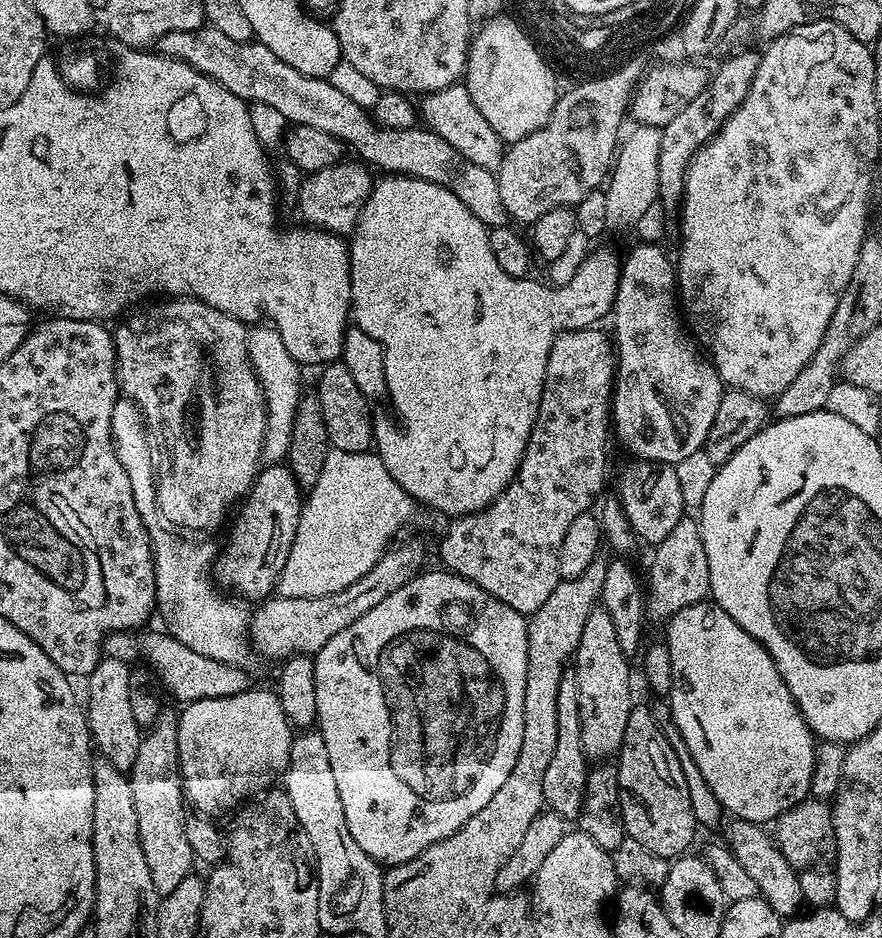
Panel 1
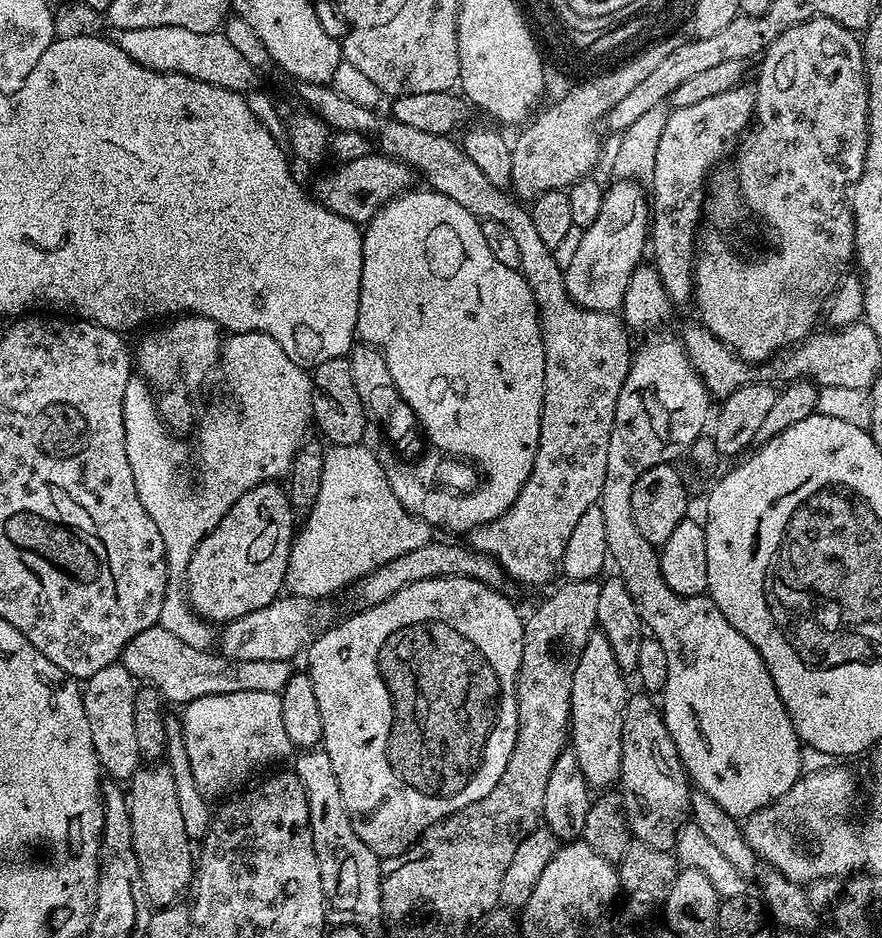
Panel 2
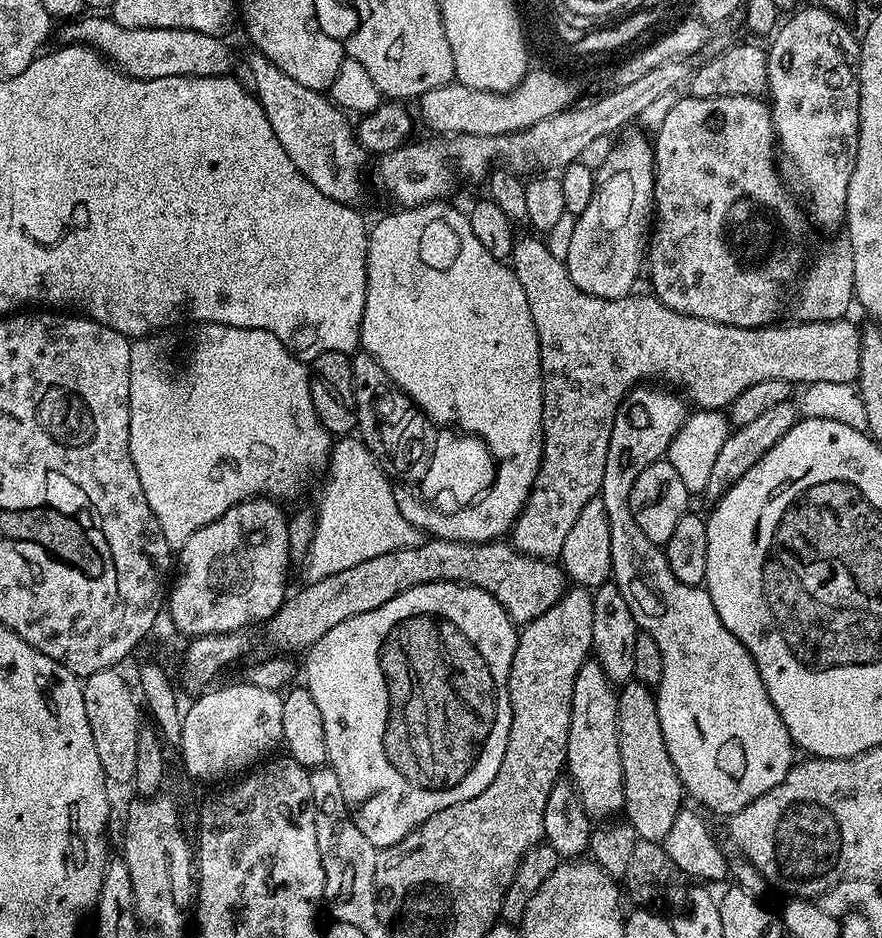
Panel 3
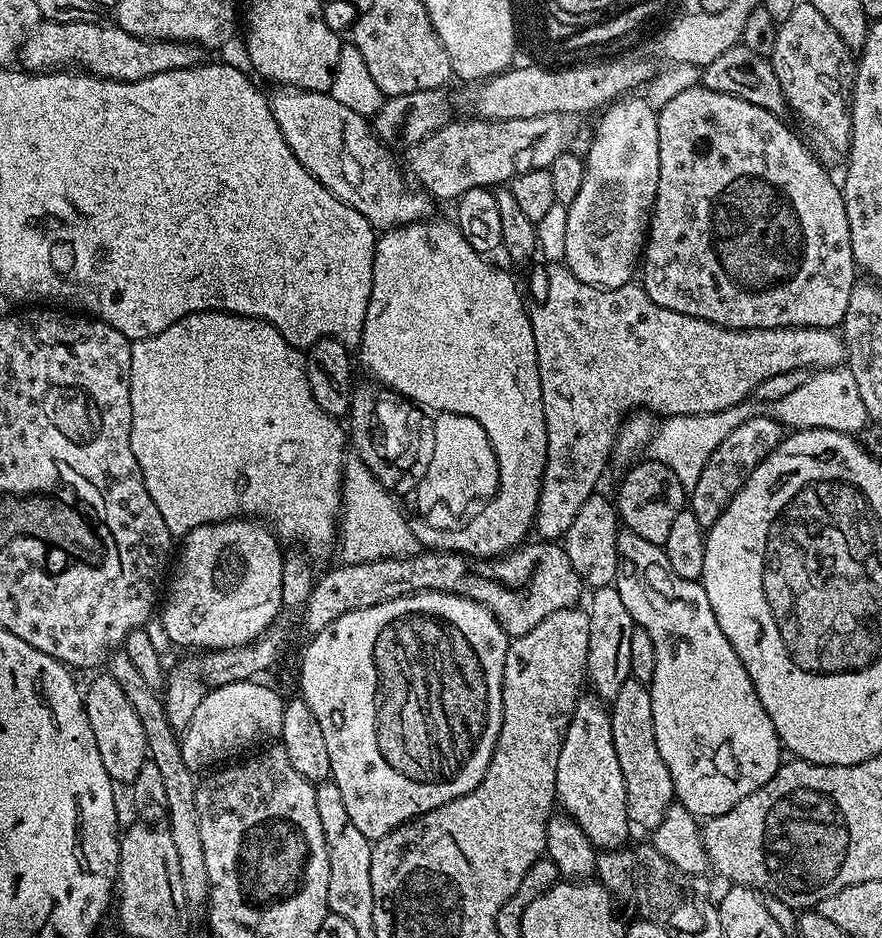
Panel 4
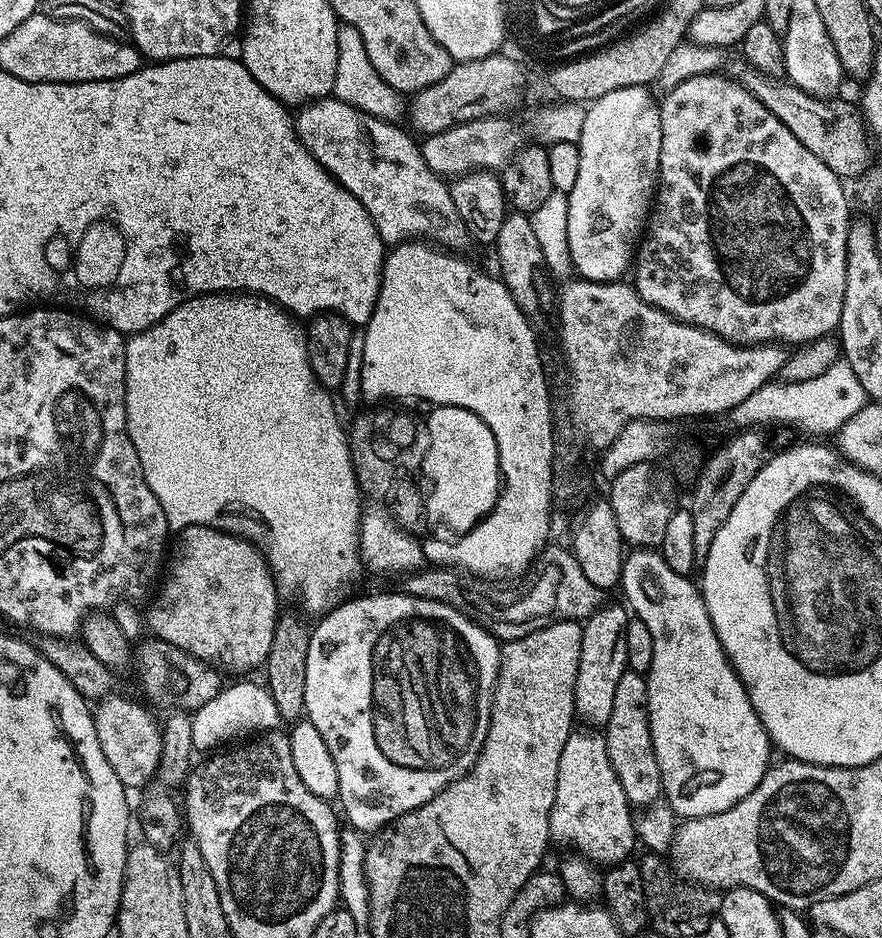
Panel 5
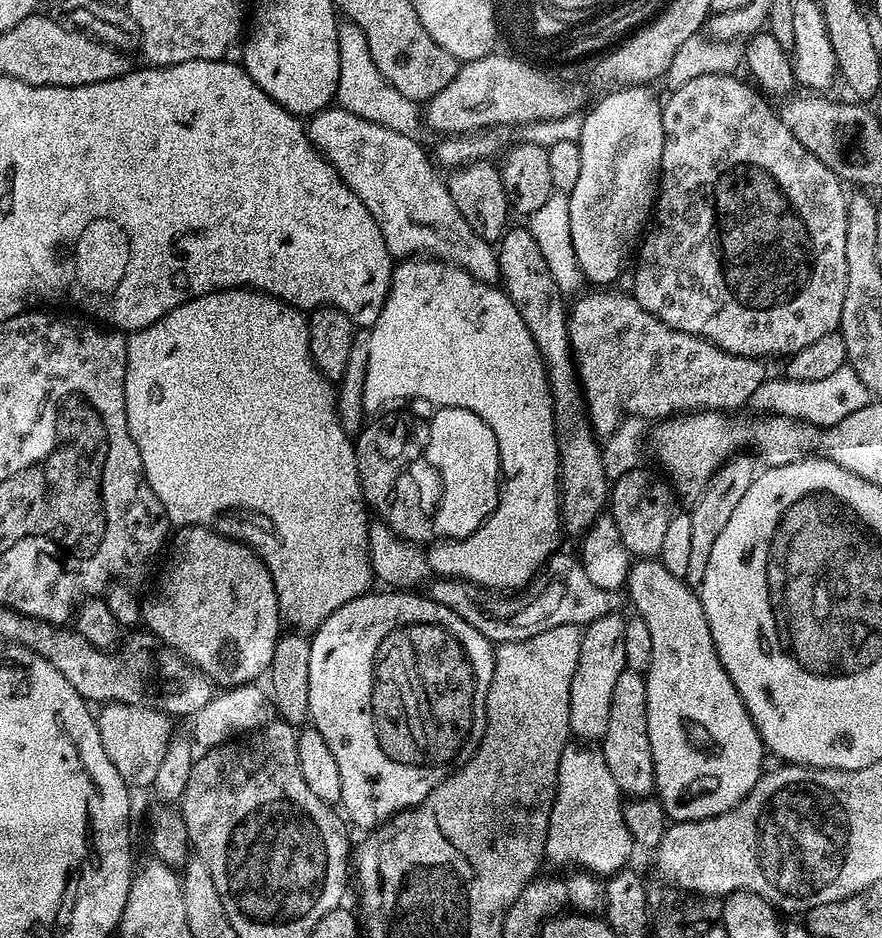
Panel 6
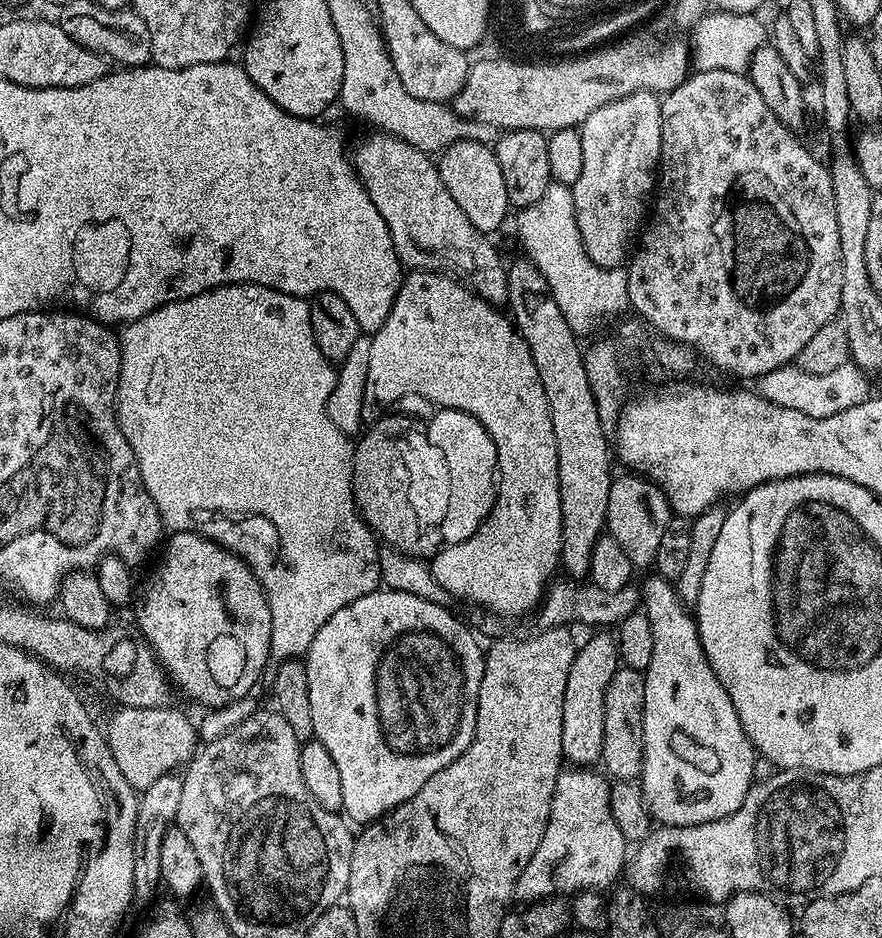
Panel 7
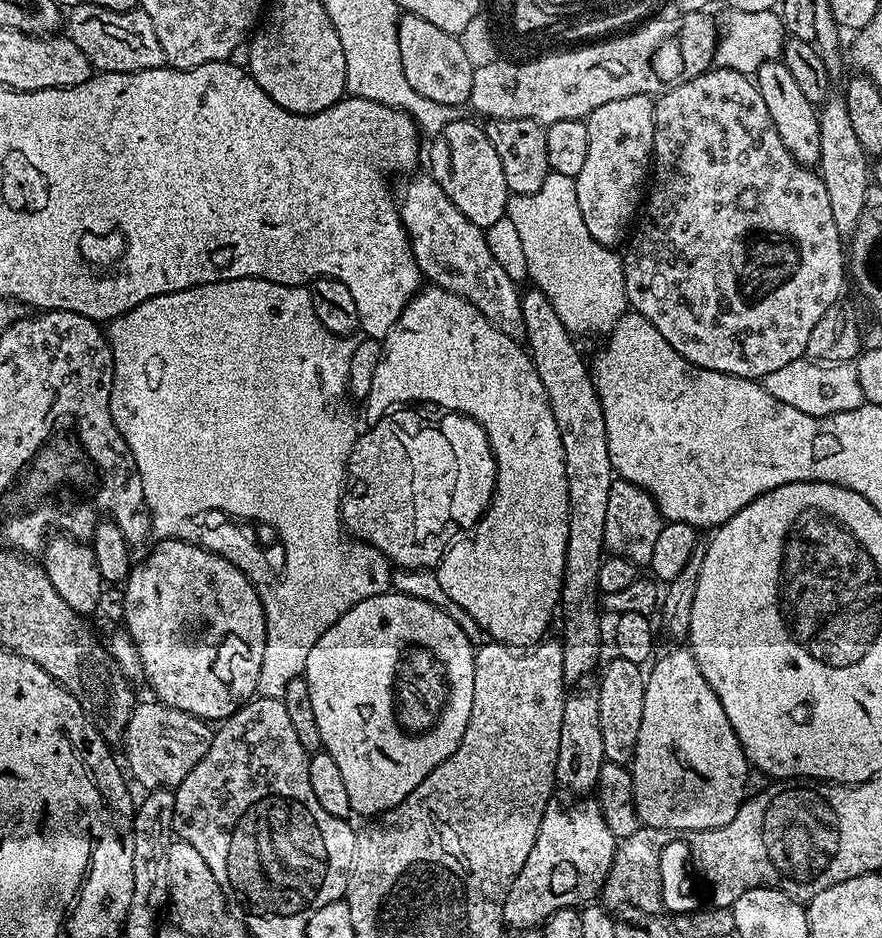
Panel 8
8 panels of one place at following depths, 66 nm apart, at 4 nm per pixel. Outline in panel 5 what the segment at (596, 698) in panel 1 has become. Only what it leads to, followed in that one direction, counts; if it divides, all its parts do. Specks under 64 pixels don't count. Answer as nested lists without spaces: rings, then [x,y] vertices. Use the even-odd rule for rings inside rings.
[[[580,726],[572,731],[570,738],[566,738],[566,746],[558,762],[558,790],[554,790],[554,806],[550,810],[550,836],[553,841],[561,840],[564,844],[573,840],[575,849],[581,855],[601,866],[627,860],[633,855],[632,851],[638,848],[634,809],[626,798],[626,790],[622,790],[622,782],[618,782],[618,774],[614,774],[614,766],[610,766],[603,731]]]

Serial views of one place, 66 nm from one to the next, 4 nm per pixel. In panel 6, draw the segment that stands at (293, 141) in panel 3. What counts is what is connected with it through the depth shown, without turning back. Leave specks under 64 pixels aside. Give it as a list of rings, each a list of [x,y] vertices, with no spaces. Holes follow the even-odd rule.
[[[329,106],[317,112],[307,121],[306,131],[312,139],[312,145],[324,155],[328,163],[336,167],[336,173],[343,178],[346,186],[358,194],[362,206],[370,210],[374,222],[378,222],[378,230],[382,230],[382,238],[386,238],[386,250],[393,258],[412,258],[423,254],[428,258],[456,264],[487,284],[499,281],[496,248],[489,241],[478,238],[474,230],[470,230],[466,218],[462,218],[458,206],[454,206],[454,198],[450,198],[445,177],[439,176],[441,173],[437,165],[430,159],[429,153],[428,156],[424,153],[420,140],[398,134],[398,130],[386,130],[386,126],[358,118],[358,114],[350,114],[350,110],[339,106]]]

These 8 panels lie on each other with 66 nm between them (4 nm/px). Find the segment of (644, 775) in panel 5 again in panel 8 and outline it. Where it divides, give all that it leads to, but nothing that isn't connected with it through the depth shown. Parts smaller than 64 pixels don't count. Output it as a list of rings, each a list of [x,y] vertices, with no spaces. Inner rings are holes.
[[[613,655],[611,659],[608,665],[603,665],[605,668],[600,676],[600,688],[595,689],[598,698],[598,722],[602,730],[602,750],[607,763],[627,765],[636,753],[638,729],[642,726],[646,672],[641,665],[626,662],[626,658],[621,656]]]

